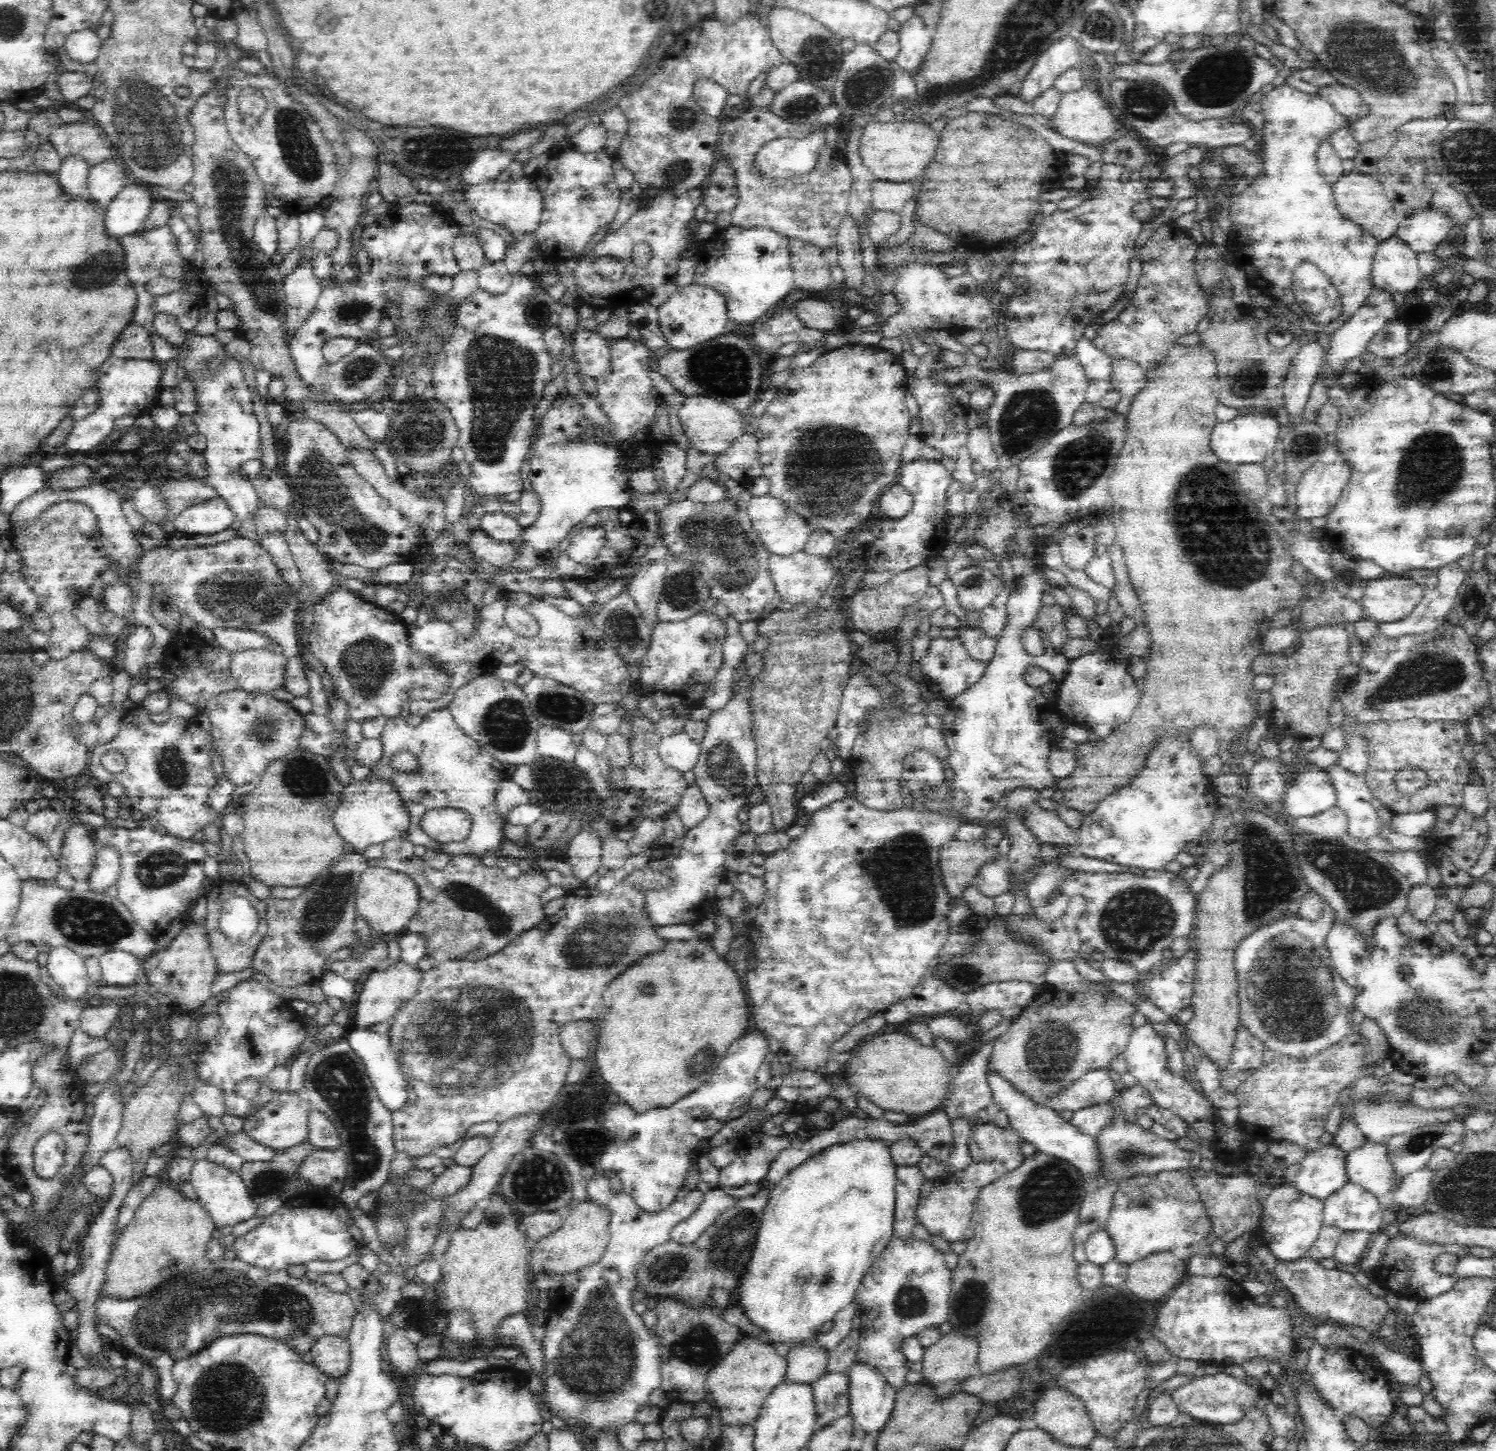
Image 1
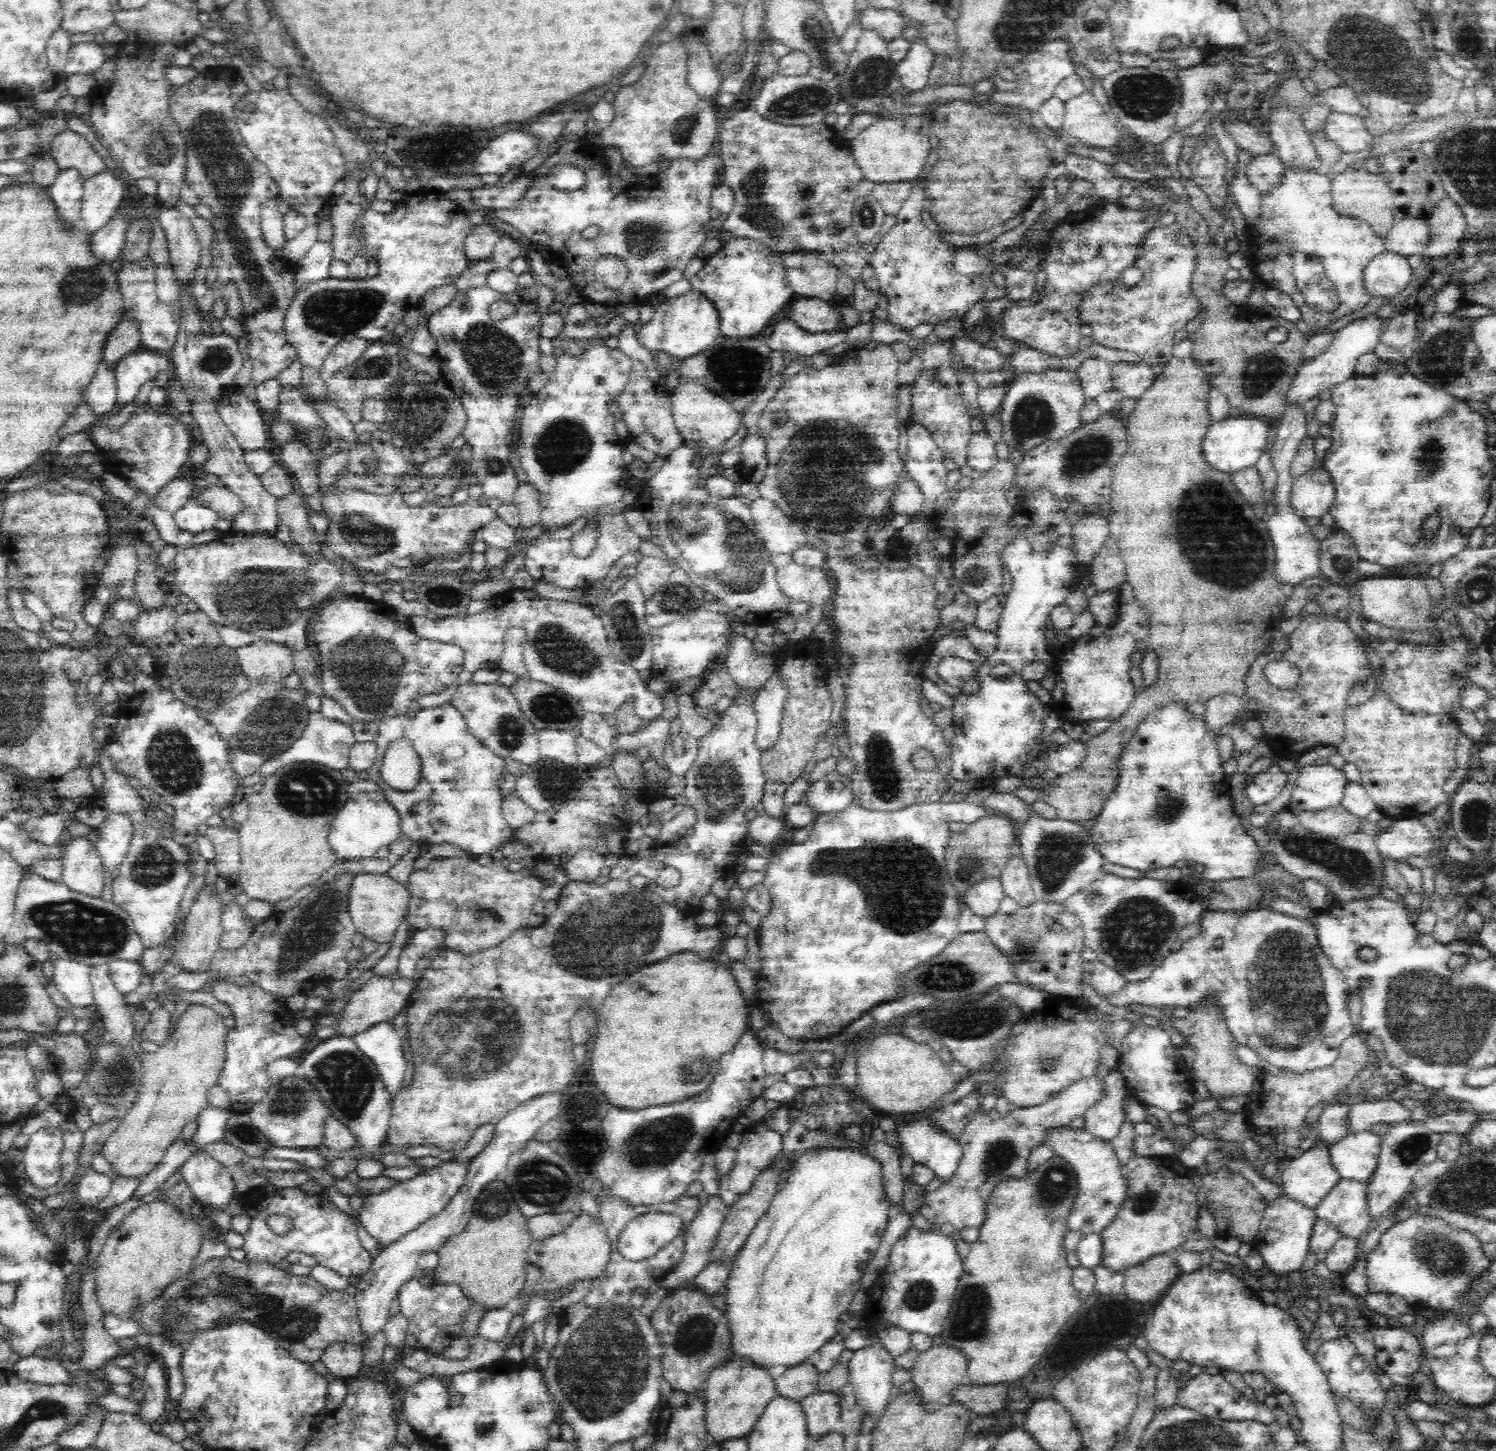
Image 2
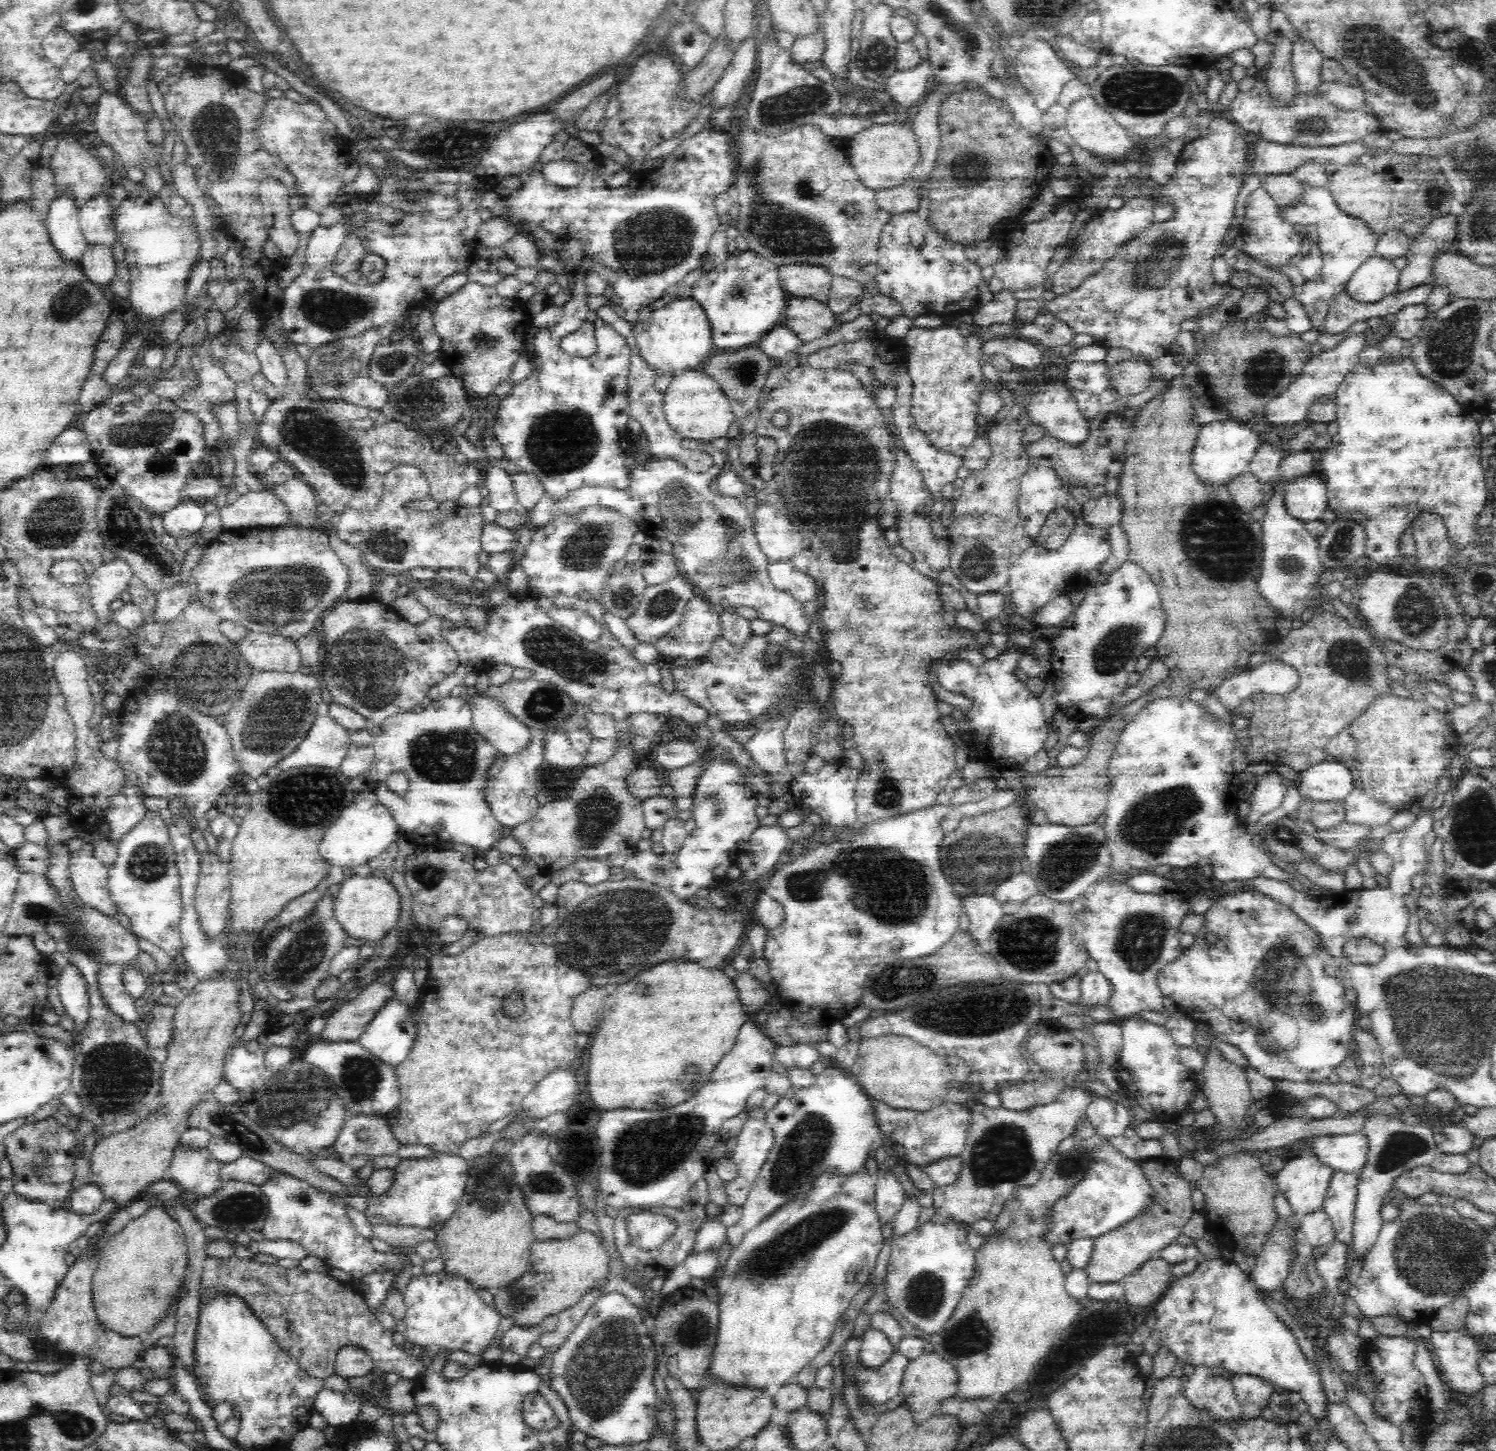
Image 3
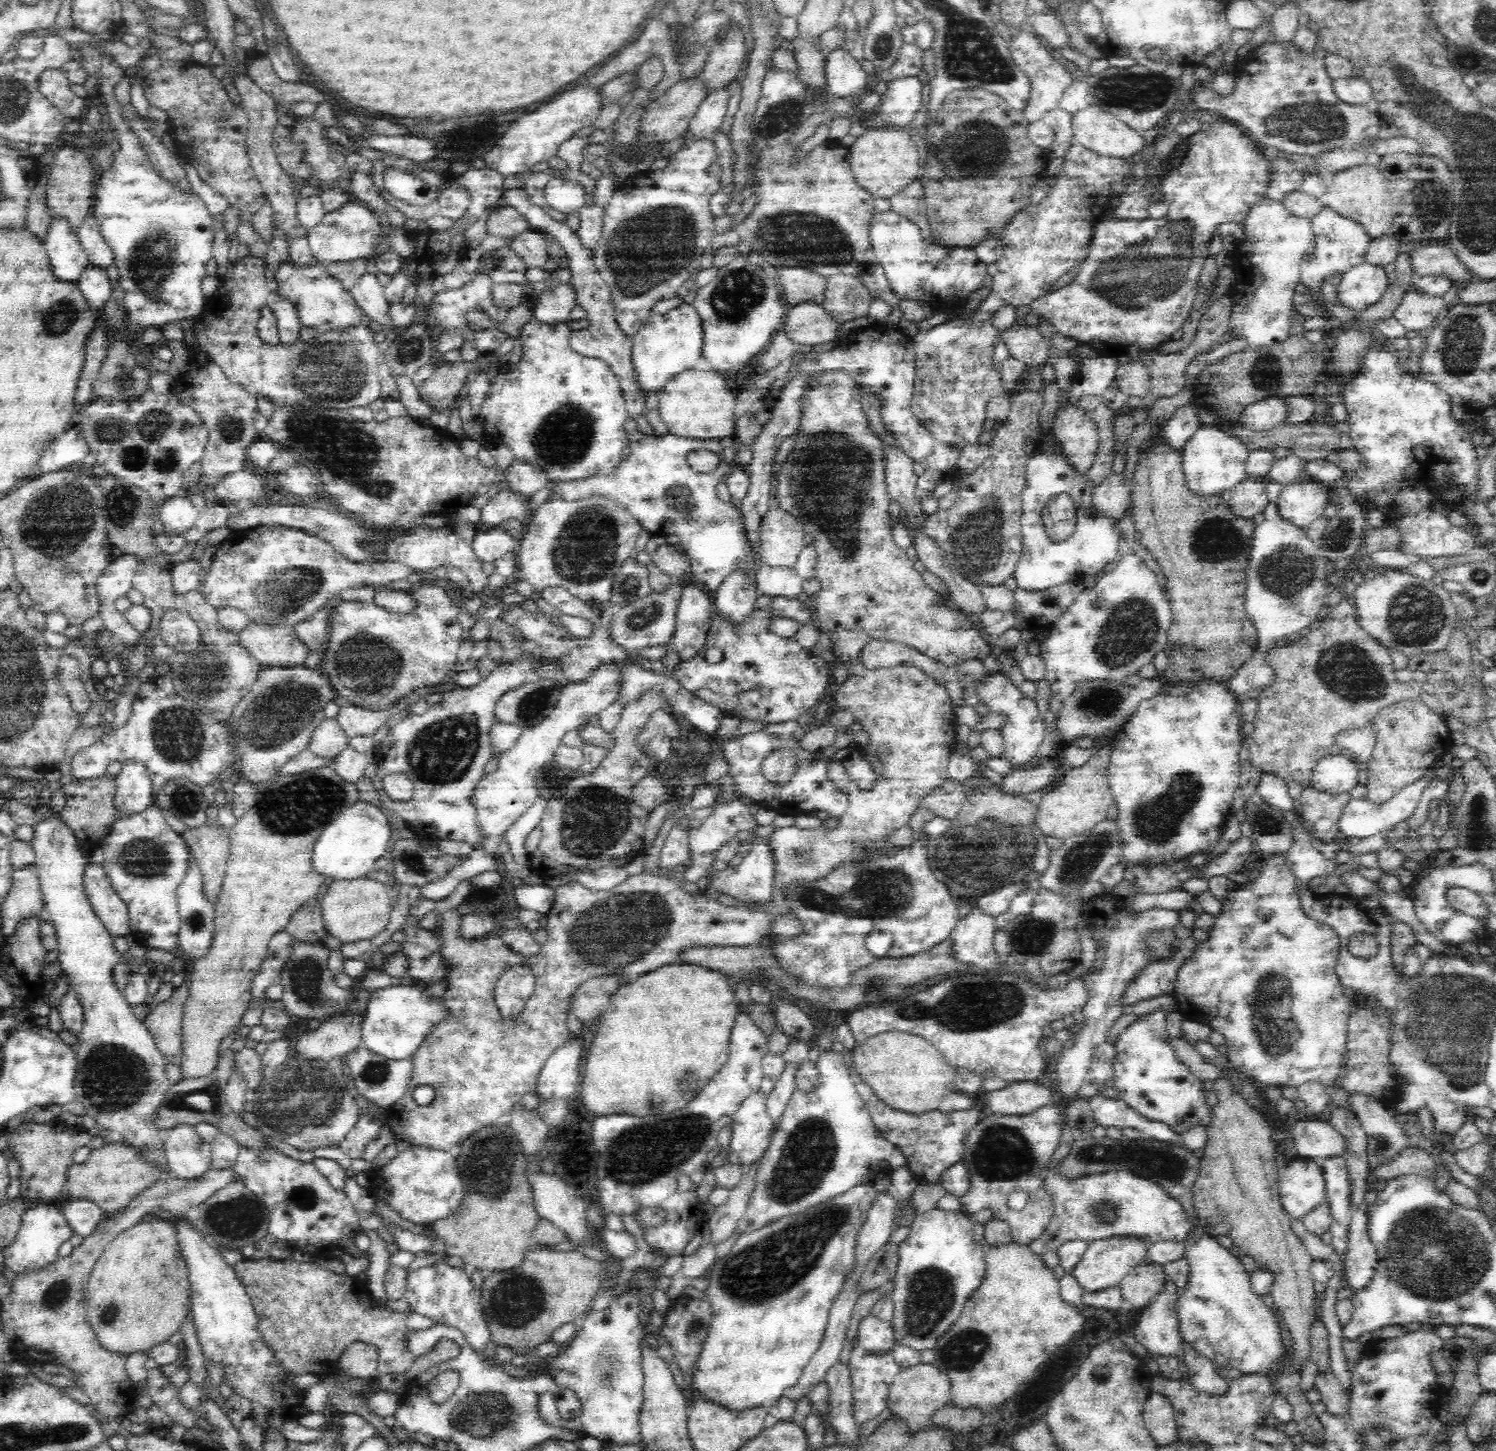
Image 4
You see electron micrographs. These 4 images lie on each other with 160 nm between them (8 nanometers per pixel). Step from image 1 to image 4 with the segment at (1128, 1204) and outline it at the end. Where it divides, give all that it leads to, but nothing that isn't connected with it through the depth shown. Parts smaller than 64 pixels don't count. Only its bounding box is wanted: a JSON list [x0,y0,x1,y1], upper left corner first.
[1071,1237,1150,1293]

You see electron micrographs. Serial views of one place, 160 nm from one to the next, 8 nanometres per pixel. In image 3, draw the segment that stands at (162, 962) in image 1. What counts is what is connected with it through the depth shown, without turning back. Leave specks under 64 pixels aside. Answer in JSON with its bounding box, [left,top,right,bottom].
[194,850,229,939]

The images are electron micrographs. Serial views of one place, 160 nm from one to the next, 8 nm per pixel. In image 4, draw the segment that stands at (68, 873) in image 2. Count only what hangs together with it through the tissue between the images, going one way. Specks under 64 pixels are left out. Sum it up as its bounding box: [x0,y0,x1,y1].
[83,864,131,939]

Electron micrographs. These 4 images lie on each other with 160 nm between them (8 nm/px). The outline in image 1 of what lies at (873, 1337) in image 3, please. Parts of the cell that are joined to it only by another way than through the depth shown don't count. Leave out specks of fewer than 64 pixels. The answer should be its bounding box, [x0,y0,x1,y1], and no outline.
[848,1362,898,1434]

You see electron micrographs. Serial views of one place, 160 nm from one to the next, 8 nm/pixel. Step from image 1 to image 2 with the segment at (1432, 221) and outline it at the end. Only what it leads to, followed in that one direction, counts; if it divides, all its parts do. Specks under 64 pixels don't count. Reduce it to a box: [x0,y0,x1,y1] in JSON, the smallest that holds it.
[1383,219,1428,256]

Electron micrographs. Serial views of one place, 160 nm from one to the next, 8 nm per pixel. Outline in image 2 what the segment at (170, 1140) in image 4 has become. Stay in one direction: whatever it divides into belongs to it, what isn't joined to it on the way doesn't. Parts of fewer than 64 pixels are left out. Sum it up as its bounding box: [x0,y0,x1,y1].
[180,1151,236,1210]

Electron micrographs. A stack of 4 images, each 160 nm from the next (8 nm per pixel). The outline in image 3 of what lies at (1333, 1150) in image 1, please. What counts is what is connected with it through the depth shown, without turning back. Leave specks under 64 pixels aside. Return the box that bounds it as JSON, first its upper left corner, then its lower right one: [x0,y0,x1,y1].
[1274,1154,1333,1217]

